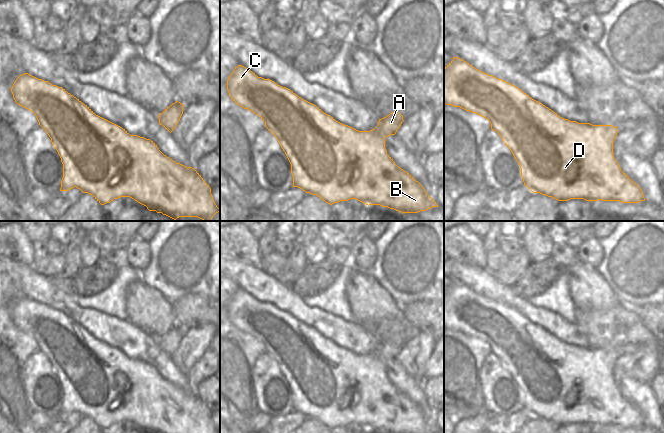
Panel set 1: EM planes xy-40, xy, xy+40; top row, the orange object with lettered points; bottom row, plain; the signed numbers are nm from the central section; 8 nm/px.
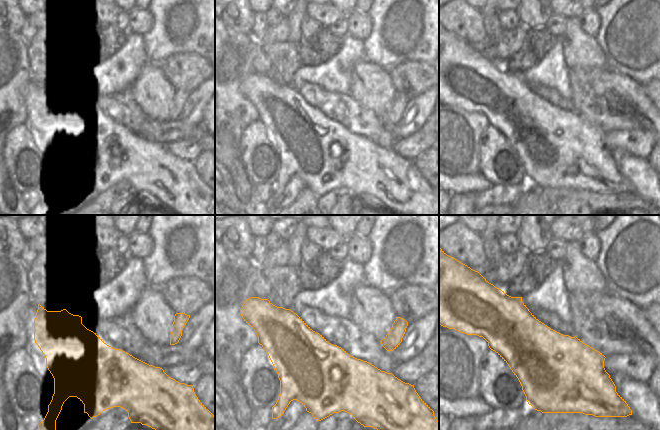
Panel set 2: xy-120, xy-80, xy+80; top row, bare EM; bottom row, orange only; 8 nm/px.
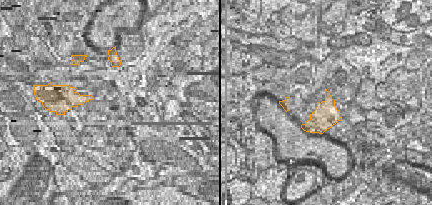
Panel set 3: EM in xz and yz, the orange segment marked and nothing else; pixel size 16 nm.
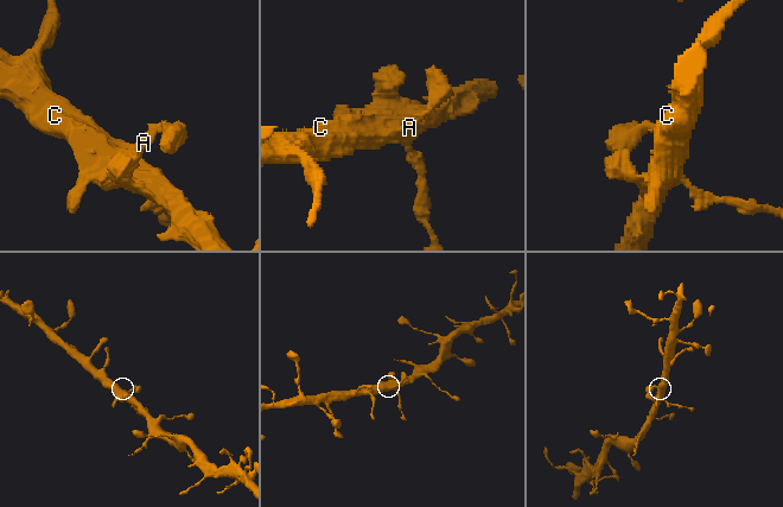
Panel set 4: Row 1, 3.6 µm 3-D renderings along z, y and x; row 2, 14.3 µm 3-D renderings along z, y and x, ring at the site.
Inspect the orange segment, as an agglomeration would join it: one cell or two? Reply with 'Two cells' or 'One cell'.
One cell.

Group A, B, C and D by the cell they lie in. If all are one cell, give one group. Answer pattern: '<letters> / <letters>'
A B C D

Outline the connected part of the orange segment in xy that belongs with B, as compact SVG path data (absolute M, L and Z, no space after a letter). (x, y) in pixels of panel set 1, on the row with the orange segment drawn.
M242 65L235 67L229 76L227 90L229 96L237 105L258 115L265 122L265 127L277 138L291 164L293 187L298 187L306 193L316 195L330 205L340 201L356 199L368 206L380 205L399 211L402 214L418 213L432 207L438 207L423 186L409 173L398 167L387 154L385 138L395 135L404 121L403 116L398 111L379 119L374 129L358 131L336 121L319 107L302 99L290 89L282 87L270 79L258 77Z

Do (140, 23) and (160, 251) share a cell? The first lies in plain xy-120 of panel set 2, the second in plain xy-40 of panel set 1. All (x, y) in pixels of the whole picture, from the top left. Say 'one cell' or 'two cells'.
two cells

